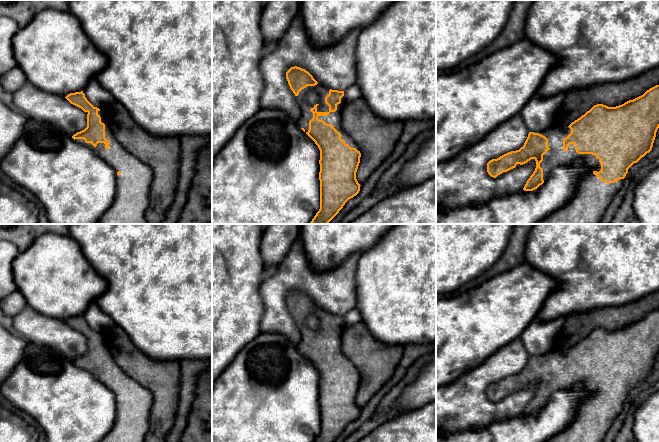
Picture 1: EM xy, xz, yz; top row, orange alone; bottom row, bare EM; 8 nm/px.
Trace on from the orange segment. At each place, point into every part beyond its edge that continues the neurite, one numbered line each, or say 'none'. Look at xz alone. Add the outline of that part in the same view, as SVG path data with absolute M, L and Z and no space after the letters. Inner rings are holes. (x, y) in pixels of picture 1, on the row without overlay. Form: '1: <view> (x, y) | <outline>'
1: xz (334, 342) | M344 320L341 322L341 327L337 329L335 336L330 336L328 340L318 340L319 344L323 344L327 348L331 348L340 358L341 363L345 365L351 372L360 373L357 367L344 355L342 352L342 336L345 329Z

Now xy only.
1: xy (131, 424) | M100 334L98 339L105 348L105 362L109 365L109 373L105 373L104 367L98 367L94 371L84 363L75 365L89 372L114 394L116 418L113 427L101 442L145 442L153 396L116 363L106 346L104 336Z

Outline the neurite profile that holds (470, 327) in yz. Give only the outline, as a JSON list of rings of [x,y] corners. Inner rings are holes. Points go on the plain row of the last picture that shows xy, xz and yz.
[[[524,261],[460,295],[436,300],[436,388],[453,382],[520,337],[557,286],[554,279]]]

